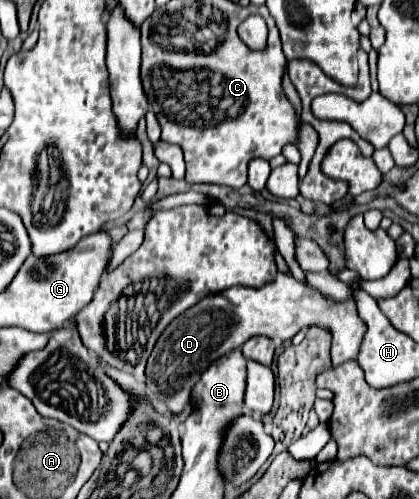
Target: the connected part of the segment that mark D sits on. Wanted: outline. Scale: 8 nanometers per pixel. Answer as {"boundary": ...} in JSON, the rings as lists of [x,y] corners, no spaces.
{"boundary":[[[277,272],[271,284],[261,288],[231,286],[219,294],[203,298],[195,308],[177,316],[163,336],[157,340],[149,362],[147,362],[147,392],[159,402],[161,408],[169,412],[181,412],[189,404],[191,388],[199,374],[223,354],[243,346],[253,336],[267,336],[279,340],[291,340],[305,326],[319,326],[331,332],[331,362],[333,368],[357,358],[367,326],[357,316],[357,306],[351,306],[351,298],[337,302],[325,298],[309,284],[297,282],[291,272]]]}

